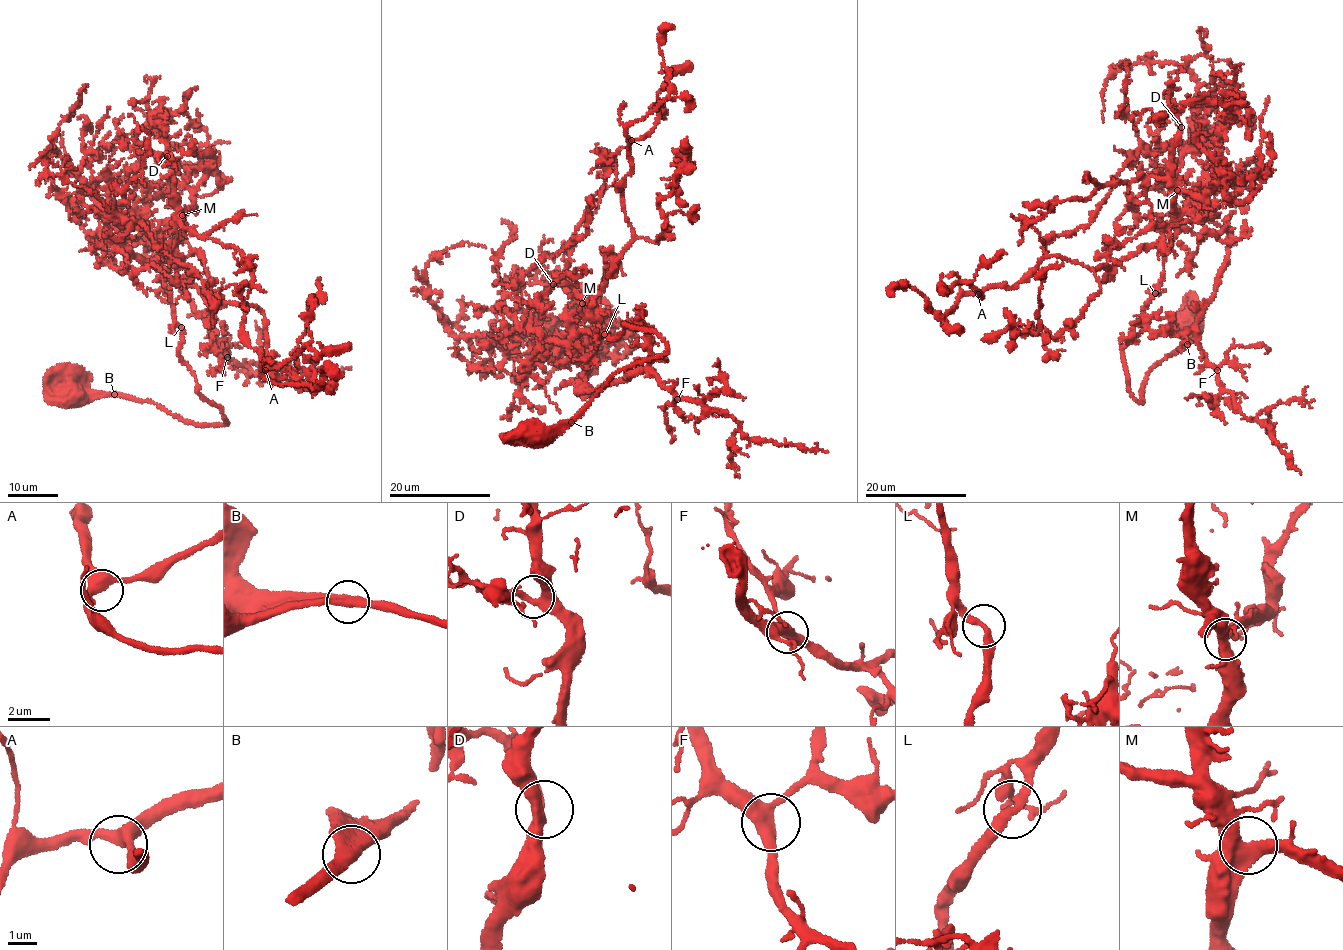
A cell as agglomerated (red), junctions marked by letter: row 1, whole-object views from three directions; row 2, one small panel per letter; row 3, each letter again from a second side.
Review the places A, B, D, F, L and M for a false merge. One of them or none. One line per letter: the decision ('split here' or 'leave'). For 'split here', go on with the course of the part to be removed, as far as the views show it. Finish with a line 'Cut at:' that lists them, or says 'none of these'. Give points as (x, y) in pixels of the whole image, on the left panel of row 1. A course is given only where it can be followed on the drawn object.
A: leave
B: leave
D: leave
F: leave
L: leave
M: leave
Cut at: none of these

